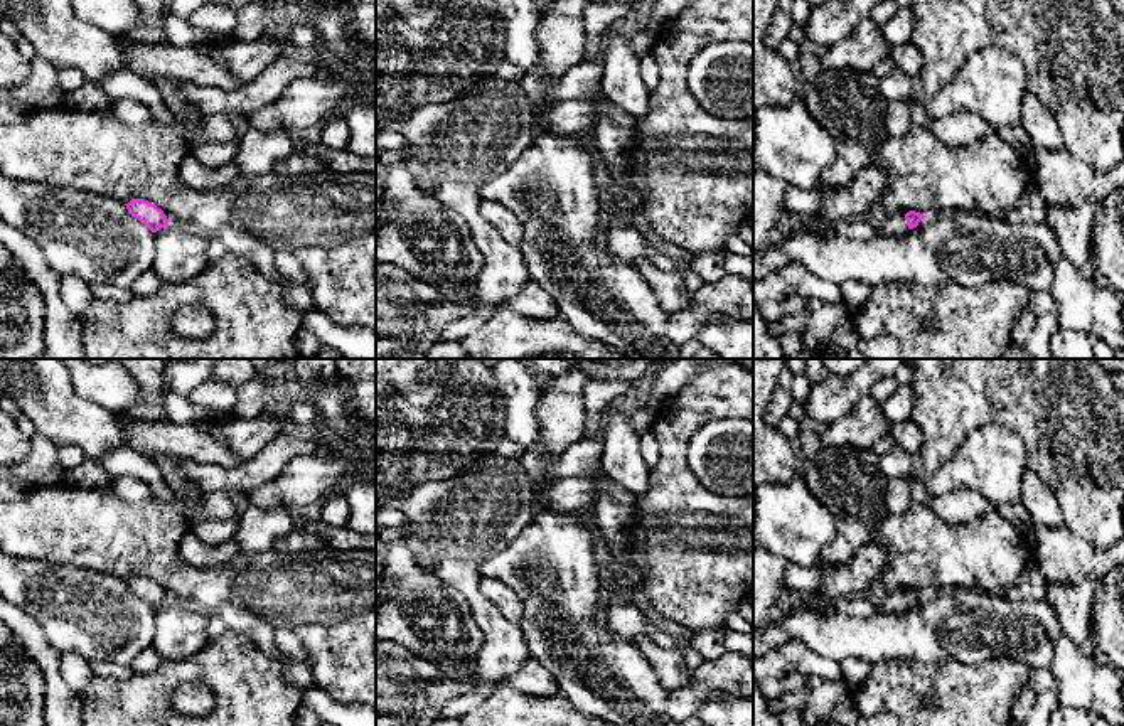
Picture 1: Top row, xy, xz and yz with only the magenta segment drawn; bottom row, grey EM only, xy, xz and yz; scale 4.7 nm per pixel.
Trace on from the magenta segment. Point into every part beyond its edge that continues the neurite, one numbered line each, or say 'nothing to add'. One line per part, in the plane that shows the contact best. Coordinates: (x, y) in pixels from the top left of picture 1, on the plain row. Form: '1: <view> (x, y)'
1: yz (893, 603)

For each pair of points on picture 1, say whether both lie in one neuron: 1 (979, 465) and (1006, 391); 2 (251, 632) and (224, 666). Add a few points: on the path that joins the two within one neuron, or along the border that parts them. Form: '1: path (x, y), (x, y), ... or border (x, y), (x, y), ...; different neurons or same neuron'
1: border (961, 445), (983, 425), (1001, 423), (1027, 447); different neurons
2: border (230, 629), (245, 635), (270, 659); different neurons

